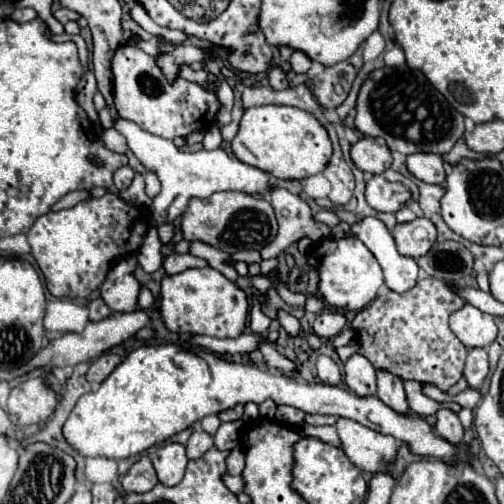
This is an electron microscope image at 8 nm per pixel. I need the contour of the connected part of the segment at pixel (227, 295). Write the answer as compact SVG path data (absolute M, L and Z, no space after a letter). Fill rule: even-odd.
M212 267L186 269L176 275L164 275L160 293L160 313L170 331L210 337L238 337L244 331L248 317L246 293Z

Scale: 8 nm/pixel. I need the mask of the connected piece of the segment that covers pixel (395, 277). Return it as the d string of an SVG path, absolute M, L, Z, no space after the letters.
M366 217L360 223L354 223L352 235L356 235L374 253L384 271L384 281L392 291L404 293L416 285L418 277L416 261L398 253L392 233L380 219Z

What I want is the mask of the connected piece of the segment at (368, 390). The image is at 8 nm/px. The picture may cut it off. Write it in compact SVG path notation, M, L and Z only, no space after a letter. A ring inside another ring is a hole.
M354 353L346 359L344 381L356 395L374 395L376 393L376 371L374 371L372 363L360 353Z

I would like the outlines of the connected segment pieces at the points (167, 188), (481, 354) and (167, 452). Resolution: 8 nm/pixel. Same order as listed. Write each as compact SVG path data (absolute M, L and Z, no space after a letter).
M118 119L114 127L126 137L130 151L144 163L148 171L154 171L162 183L162 191L152 199L152 205L148 207L148 217L150 217L150 227L148 235L144 237L144 243L138 253L138 263L146 273L154 273L162 265L162 255L160 255L160 237L158 237L158 227L166 223L172 223L176 217L182 215L184 207L188 205L188 199L198 197L204 199L216 191L242 191L248 195L264 195L272 189L270 177L266 171L246 165L238 159L232 159L224 149L214 149L214 151L180 151L172 141L166 141L158 135L152 135L144 129L140 129L136 123Z
M482 347L470 349L466 357L466 367L464 367L464 377L468 381L468 387L478 389L482 381L488 375L488 353Z
M166 443L162 445L156 455L152 457L152 465L156 469L158 481L172 487L176 483L180 483L180 479L184 477L186 465L188 465L188 457L186 457L186 447L180 443Z

